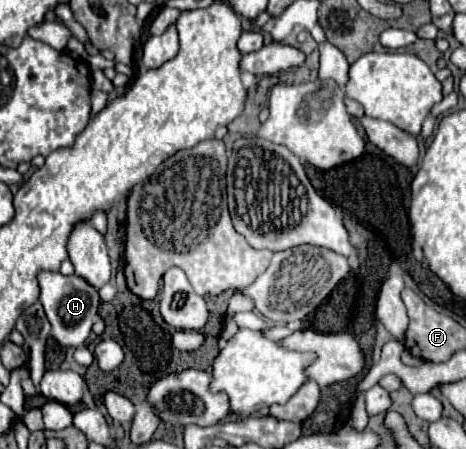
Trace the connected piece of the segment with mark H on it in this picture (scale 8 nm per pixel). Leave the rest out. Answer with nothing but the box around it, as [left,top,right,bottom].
[38,271,100,347]

